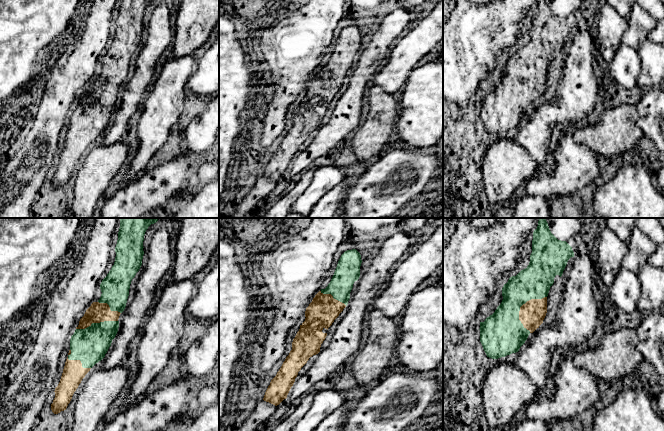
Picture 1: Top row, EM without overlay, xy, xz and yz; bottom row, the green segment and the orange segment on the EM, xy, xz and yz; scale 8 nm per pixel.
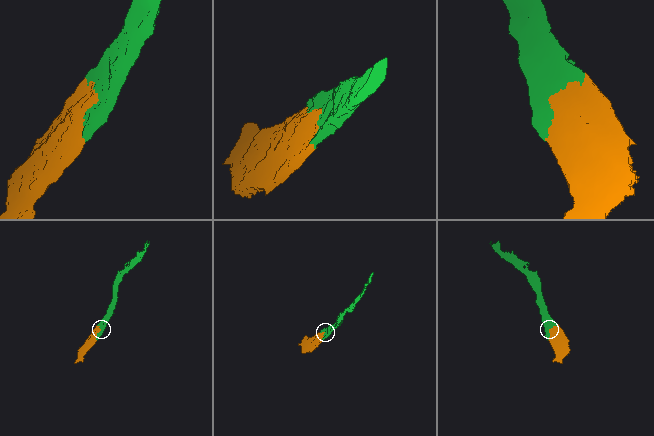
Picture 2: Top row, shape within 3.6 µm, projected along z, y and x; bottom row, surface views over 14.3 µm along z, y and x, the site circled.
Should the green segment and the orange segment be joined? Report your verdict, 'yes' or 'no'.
yes

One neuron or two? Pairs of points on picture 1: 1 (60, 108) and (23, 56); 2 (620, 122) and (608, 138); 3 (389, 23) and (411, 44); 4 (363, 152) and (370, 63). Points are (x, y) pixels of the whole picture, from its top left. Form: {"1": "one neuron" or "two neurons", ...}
{"1": "two neurons", "2": "one neuron", "3": "two neurons", "4": "two neurons"}

